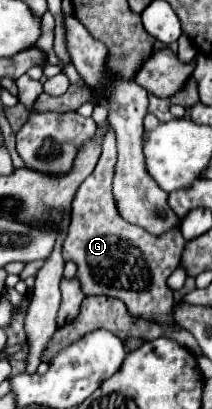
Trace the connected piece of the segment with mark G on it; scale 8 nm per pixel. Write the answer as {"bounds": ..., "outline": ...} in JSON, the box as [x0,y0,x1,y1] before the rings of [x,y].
{"bounds":[63,106,185,324],"outline":[[[95,106],[91,116],[99,126],[107,128],[105,140],[101,144],[99,162],[89,178],[77,188],[71,204],[69,232],[63,242],[63,258],[77,264],[75,278],[81,284],[85,296],[113,296],[125,302],[131,314],[147,318],[159,324],[175,324],[173,320],[173,292],[167,288],[167,278],[179,266],[179,258],[185,246],[185,238],[179,230],[153,236],[141,226],[129,224],[117,214],[111,196],[113,168],[117,160],[117,142],[113,128],[107,126],[107,108]]]}

